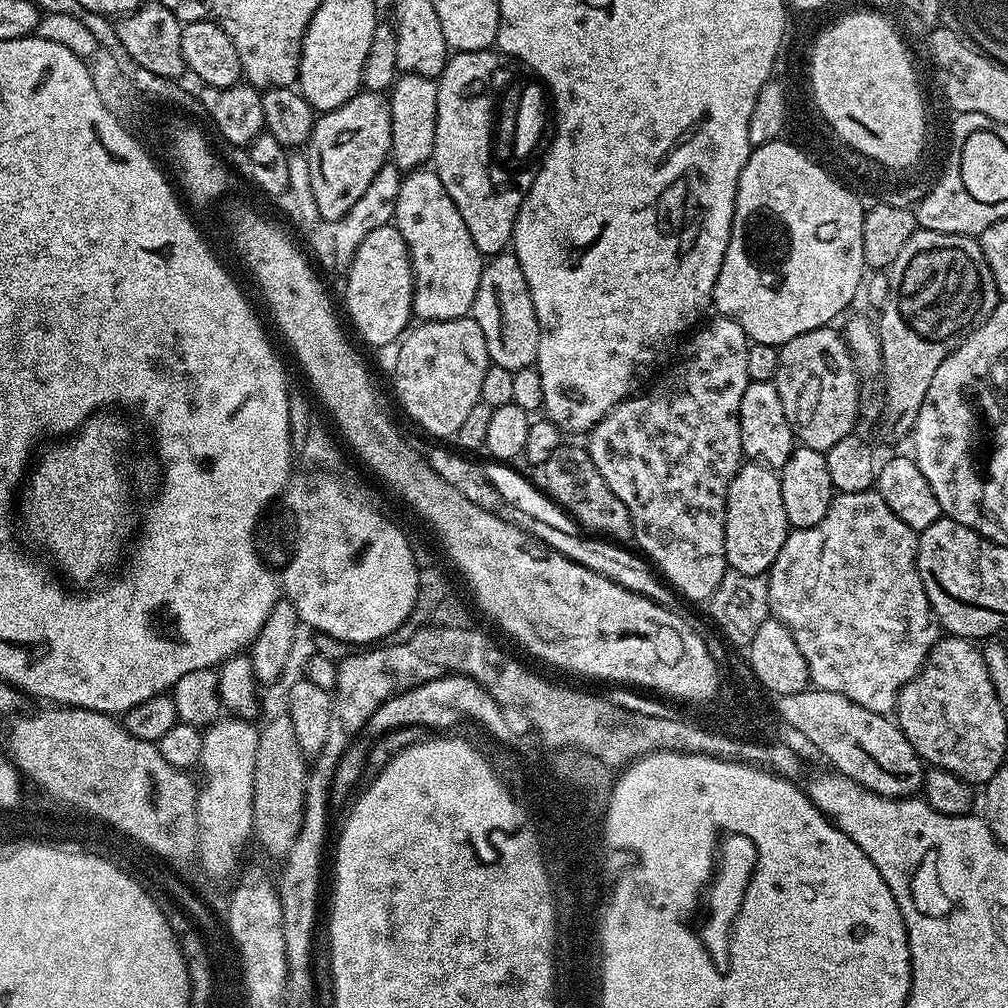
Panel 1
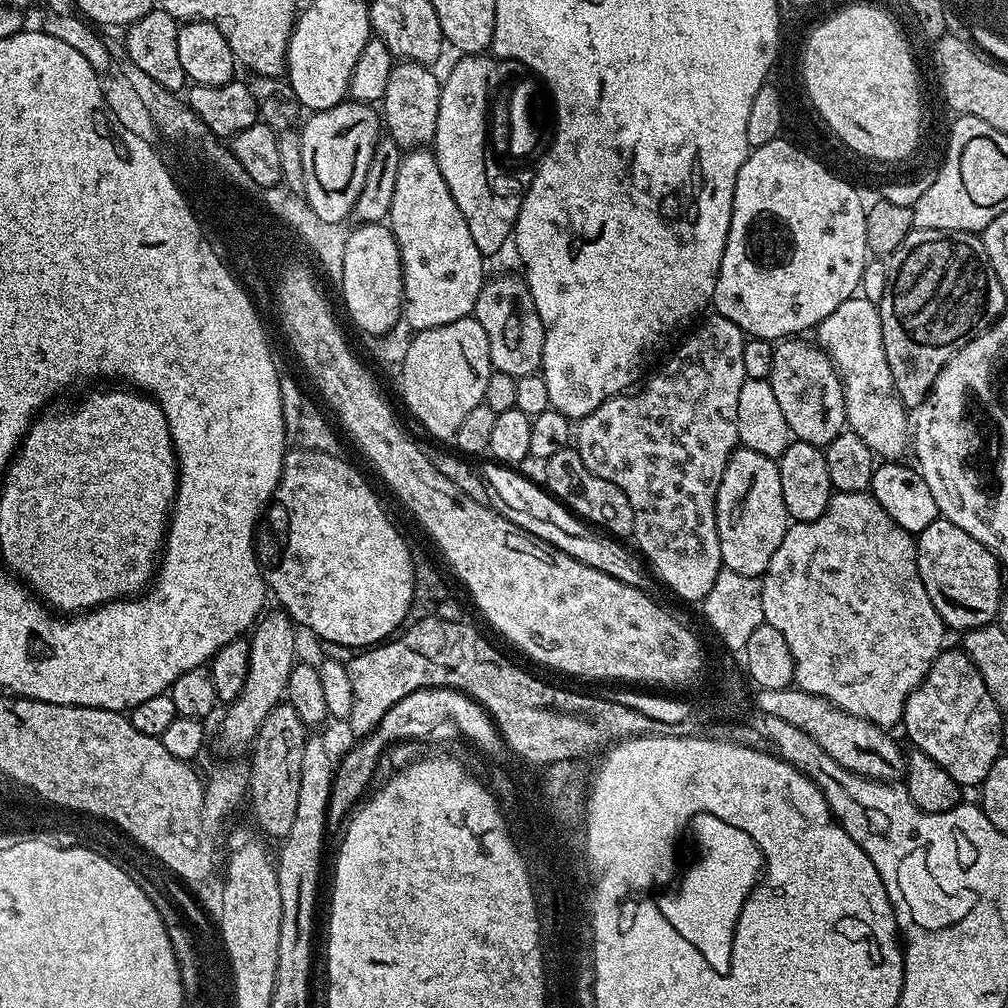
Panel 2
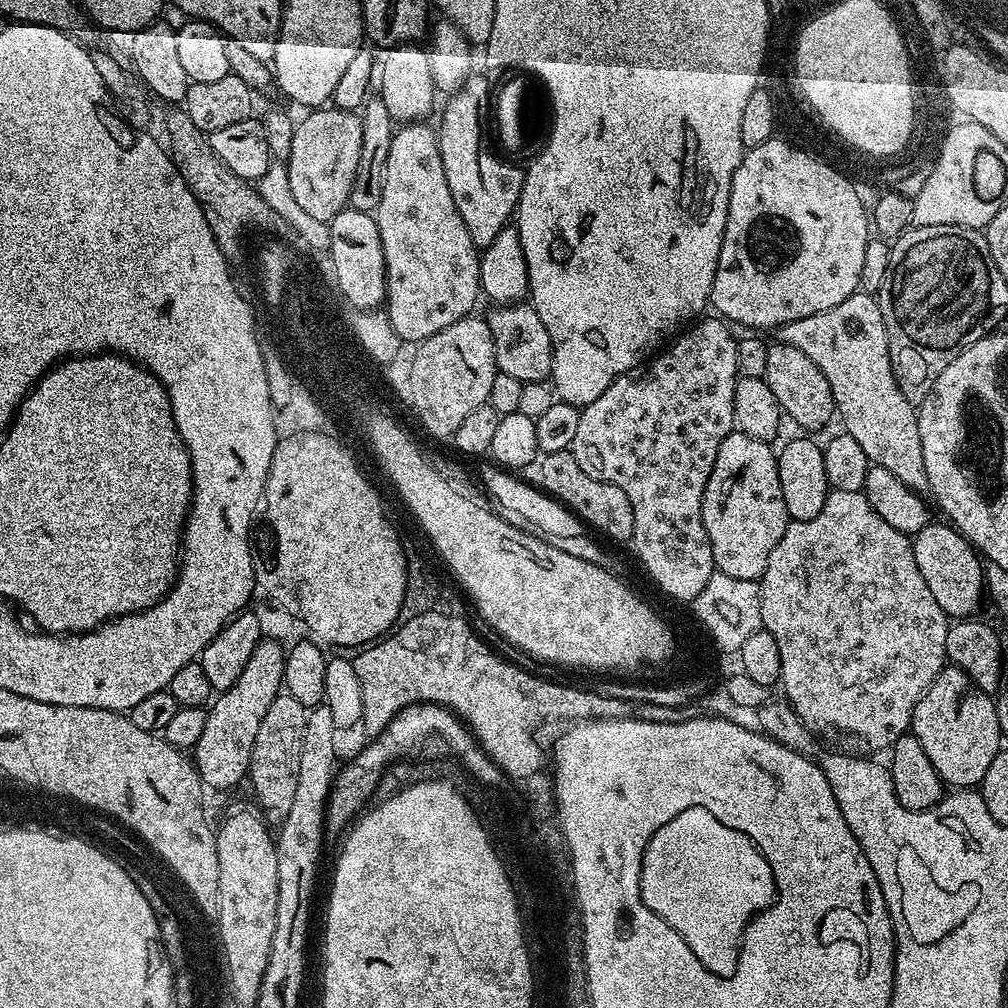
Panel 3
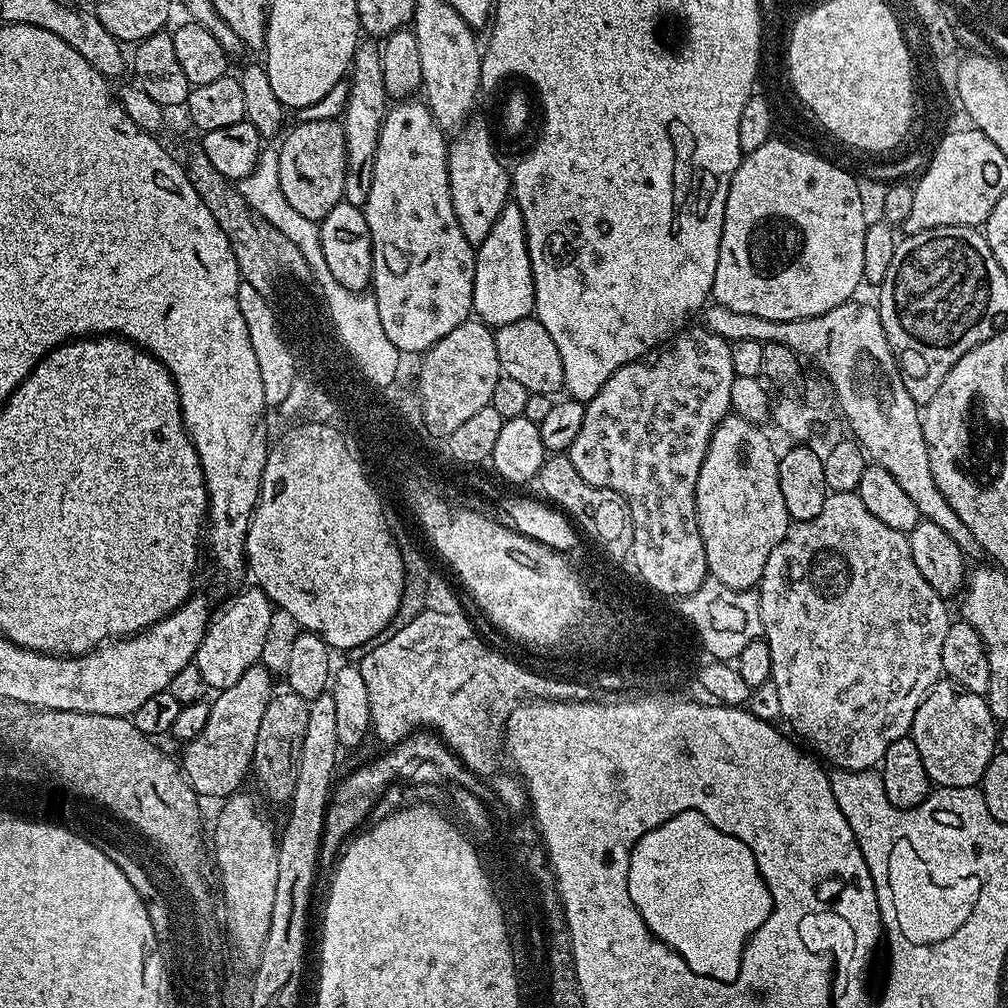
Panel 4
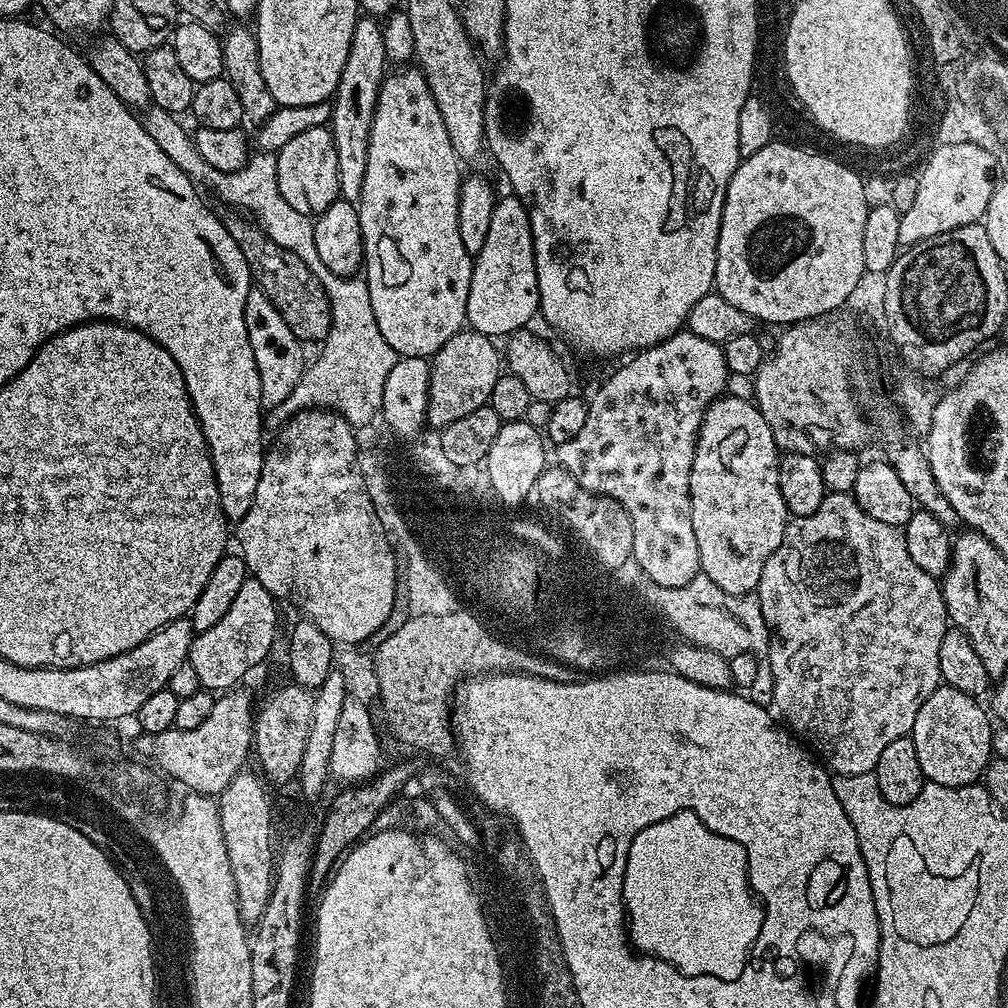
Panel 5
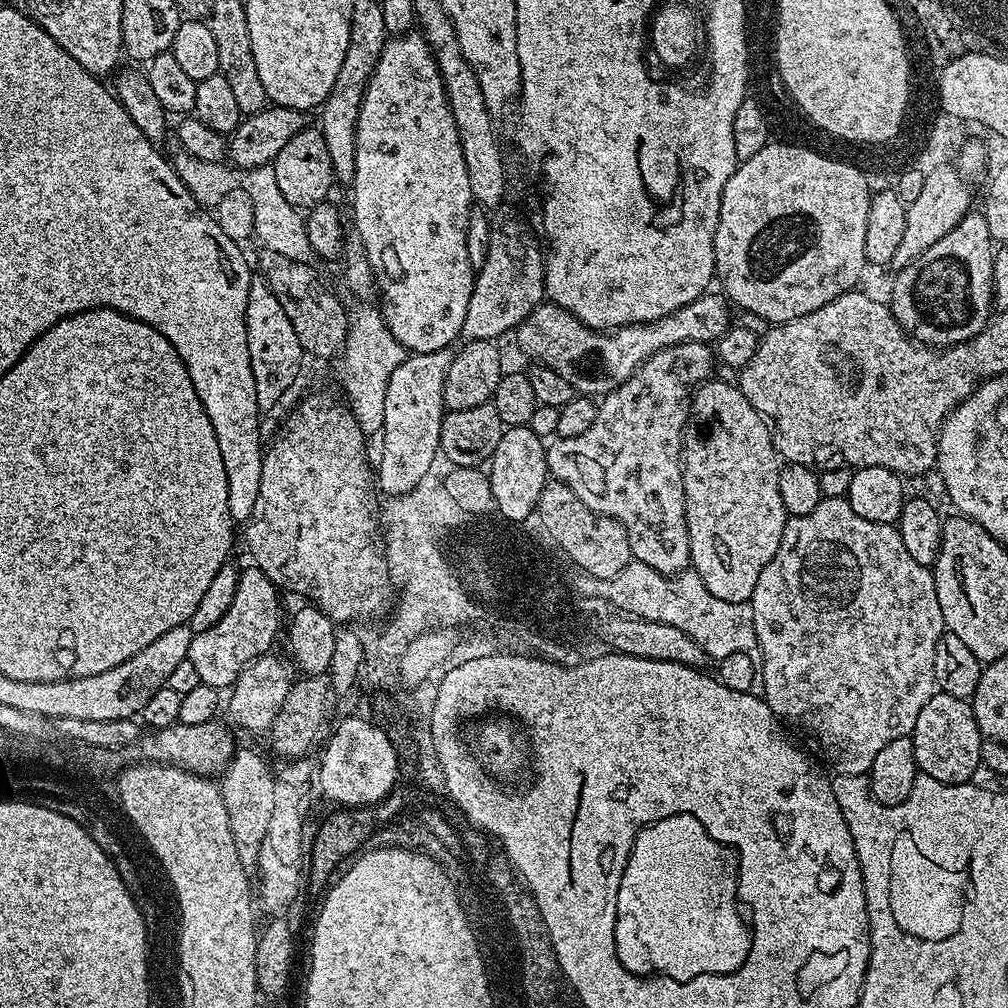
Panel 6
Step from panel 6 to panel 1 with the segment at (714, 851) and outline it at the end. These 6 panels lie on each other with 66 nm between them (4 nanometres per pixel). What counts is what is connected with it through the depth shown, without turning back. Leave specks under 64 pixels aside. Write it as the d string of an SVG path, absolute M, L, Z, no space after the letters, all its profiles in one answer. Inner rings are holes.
M727 833L718 844L714 862L714 871L709 879L704 898L706 918L700 929L700 937L712 963L717 969L727 969L729 962L729 942L731 940L732 924L745 898L749 882L756 871L757 847L750 838L736 833Z

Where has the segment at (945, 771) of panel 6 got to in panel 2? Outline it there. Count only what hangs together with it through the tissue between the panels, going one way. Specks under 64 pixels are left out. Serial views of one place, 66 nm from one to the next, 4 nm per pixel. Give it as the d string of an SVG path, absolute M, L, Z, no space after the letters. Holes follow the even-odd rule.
M959 647L950 648L941 651L924 681L910 694L904 707L902 728L916 743L913 745L934 758L956 784L979 786L984 783L986 774L990 774L990 766L1002 755L1002 713L971 658Z

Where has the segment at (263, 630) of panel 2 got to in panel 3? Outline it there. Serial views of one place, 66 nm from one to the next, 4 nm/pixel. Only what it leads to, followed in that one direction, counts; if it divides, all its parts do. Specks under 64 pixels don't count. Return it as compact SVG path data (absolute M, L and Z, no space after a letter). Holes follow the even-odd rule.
M268 638L261 639L242 675L234 686L213 701L205 729L192 750L192 761L207 789L226 790L247 777L255 735L262 724L263 715L270 710L274 698L281 695L284 680L285 649Z

